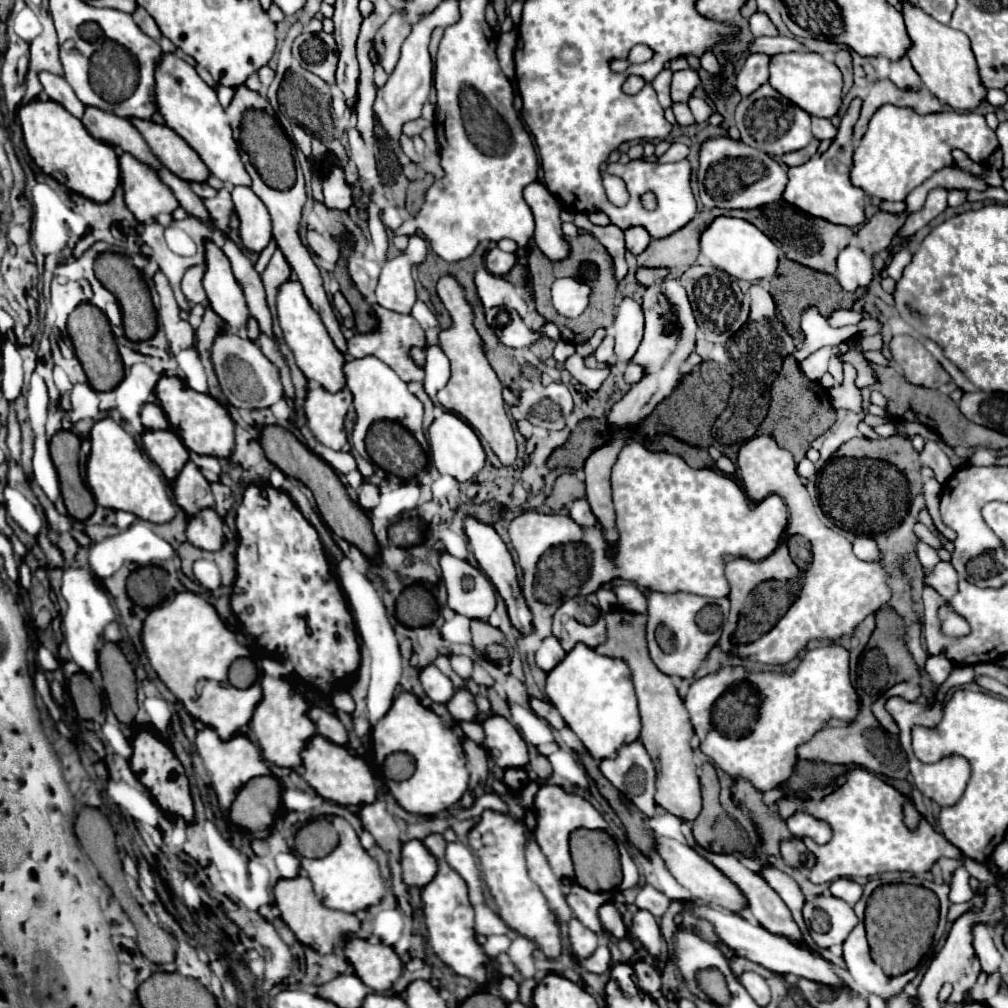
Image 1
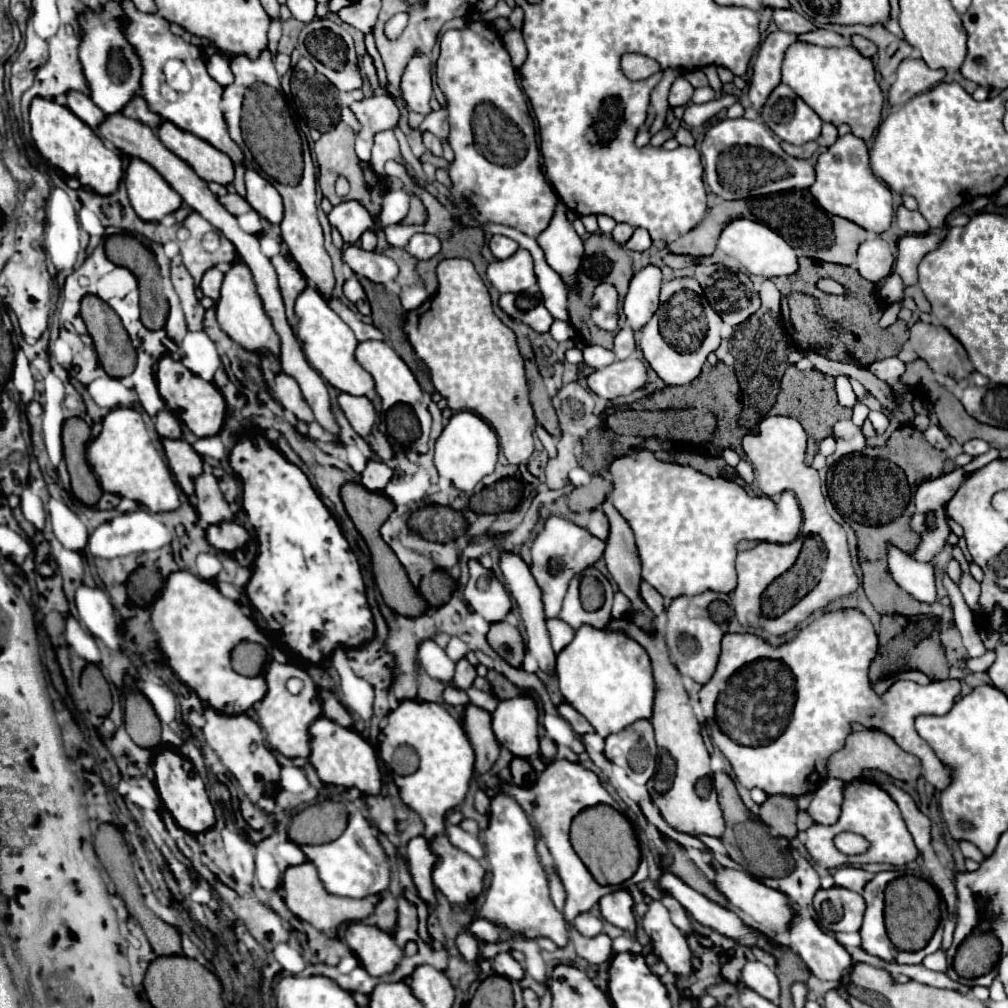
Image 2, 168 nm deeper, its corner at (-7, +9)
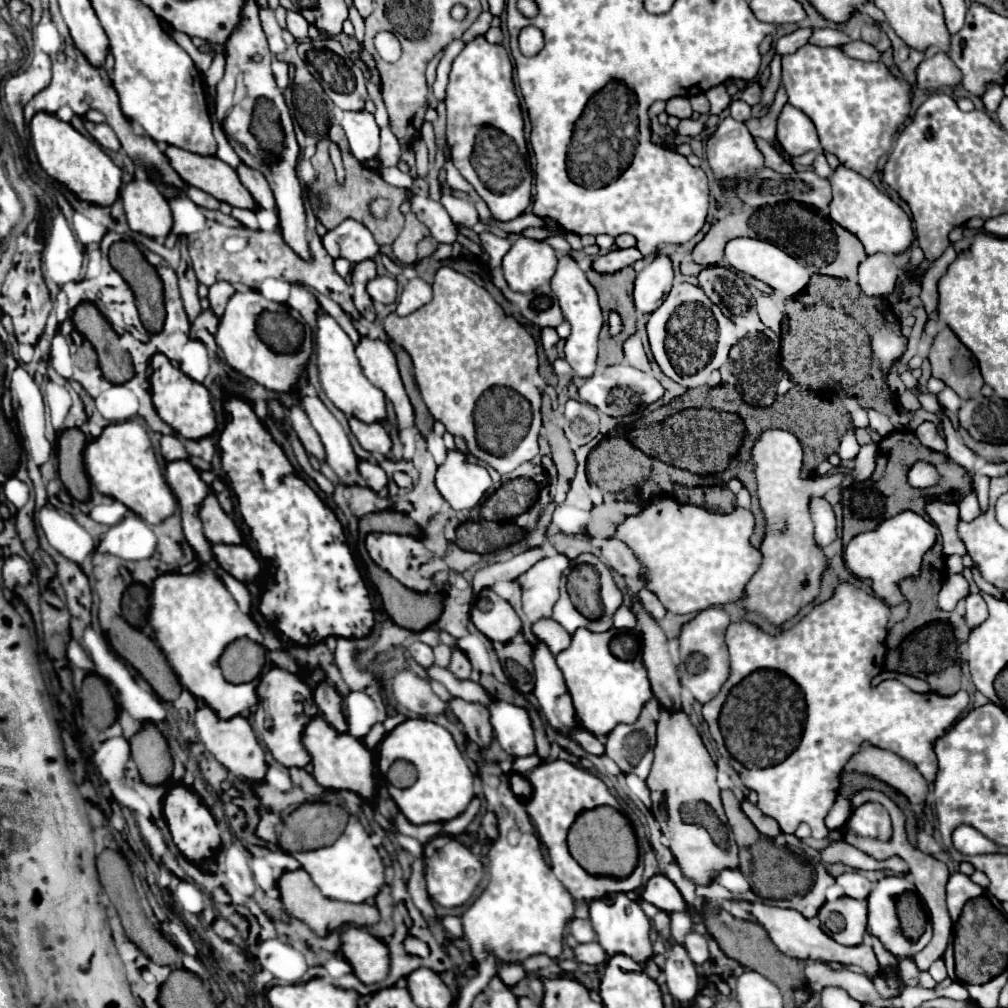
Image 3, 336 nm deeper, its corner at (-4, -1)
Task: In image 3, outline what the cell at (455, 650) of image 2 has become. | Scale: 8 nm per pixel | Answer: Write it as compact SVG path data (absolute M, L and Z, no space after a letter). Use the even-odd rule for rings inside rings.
M438 644L434 648L434 664L442 666L442 668L448 668L448 664L450 664L450 646Z

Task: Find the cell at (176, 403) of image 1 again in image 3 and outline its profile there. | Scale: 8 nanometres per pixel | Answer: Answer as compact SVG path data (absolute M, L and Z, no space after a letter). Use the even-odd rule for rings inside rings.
M154 354L150 358L150 368L152 368L152 374L150 374L152 402L154 402L158 416L166 424L170 424L182 438L198 440L198 438L210 436L216 428L216 418L214 418L212 404L210 404L210 392L202 384L190 380L164 354Z

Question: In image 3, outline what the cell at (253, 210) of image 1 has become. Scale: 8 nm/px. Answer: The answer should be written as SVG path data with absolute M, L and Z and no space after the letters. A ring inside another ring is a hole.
M240 164L240 166L236 168L236 172L238 172L240 182L250 190L252 198L260 204L262 210L276 210L276 202L274 202L272 190L270 190L270 186L266 184L266 178L264 178L258 170L252 170L252 168L248 168L246 164Z

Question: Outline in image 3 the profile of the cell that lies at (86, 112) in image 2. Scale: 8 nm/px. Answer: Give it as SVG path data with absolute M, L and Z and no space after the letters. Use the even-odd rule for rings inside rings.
M84 122L86 124L86 130L90 132L90 136L102 146L102 148L108 148L108 150L120 150L120 144L118 144L118 138L114 136L114 130L108 126L108 124L94 124L94 122Z

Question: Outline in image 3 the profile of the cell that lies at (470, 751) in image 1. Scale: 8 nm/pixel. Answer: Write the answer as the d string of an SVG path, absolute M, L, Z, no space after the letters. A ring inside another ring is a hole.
M452 698L448 702L450 710L464 724L464 734L470 742L474 742L480 750L484 750L492 740L492 724L488 708L478 702L466 702L462 698Z

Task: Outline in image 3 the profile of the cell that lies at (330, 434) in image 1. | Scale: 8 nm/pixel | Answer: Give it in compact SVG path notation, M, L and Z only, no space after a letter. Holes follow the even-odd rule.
M350 418L350 428L352 434L358 438L360 446L372 454L388 454L392 448L392 440L388 432L382 428L382 424L364 424L358 418Z

